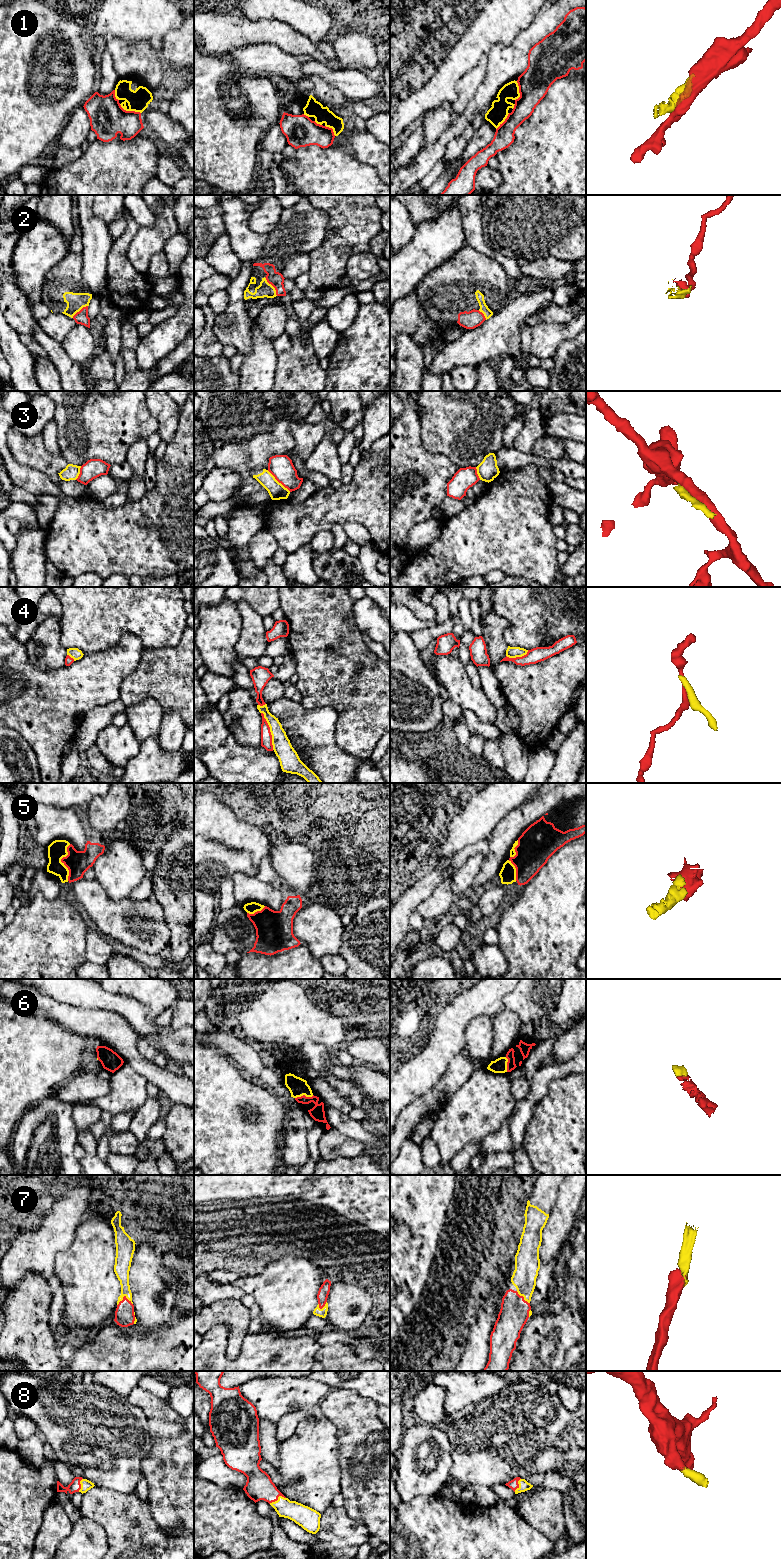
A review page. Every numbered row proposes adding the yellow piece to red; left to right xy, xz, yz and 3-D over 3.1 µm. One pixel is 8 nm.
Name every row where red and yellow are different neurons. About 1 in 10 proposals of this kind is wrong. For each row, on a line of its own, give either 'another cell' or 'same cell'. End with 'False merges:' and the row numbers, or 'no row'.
1: another cell
2: same cell
3: another cell
4: another cell
5: same cell
6: same cell
7: same cell
8: same cell
False merges: 1, 3, 4

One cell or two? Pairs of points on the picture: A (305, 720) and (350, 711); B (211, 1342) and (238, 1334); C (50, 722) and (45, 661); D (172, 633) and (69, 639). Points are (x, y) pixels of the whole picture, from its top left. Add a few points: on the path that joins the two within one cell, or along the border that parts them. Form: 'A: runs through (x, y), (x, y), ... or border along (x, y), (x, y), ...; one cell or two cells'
A: border along (315, 707), (331, 707), (337, 713), (335, 736); two cells
B: border along (230, 1327), (226, 1324), (217, 1324), (204, 1334); two cells
C: border along (27, 655), (41, 669), (59, 669), (65, 665); two cells
D: runs through (146, 625), (95, 625); one cell

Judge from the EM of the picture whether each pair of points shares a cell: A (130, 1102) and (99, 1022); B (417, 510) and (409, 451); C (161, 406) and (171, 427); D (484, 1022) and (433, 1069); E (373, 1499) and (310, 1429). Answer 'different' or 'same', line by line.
A: different
B: same
C: same
D: different
E: different

